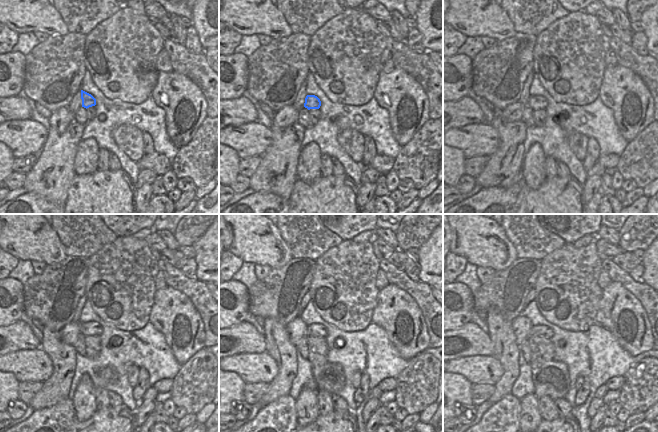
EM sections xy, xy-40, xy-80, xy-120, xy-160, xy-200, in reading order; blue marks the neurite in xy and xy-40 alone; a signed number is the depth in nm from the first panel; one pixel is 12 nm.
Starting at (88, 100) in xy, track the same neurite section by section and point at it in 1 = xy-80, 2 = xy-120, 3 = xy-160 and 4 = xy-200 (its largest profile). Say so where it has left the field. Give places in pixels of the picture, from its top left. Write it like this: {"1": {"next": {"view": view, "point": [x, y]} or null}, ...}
{"1": {"next": {"view": "xy-80", "point": [536, 102]}}, "2": {"next": {"view": "xy-120", "point": [88, 328]}}, "3": {"next": {"view": "xy-160", "point": [316, 329]}}, "4": {"next": {"view": "xy-200", "point": [543, 331]}}}

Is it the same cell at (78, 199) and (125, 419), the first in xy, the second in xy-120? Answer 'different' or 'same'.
same

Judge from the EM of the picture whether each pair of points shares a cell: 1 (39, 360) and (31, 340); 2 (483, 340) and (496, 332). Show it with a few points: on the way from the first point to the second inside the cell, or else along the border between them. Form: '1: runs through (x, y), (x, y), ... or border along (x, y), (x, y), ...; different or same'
1: border along (40, 347), (14, 350), (12, 352); different
2: border along (488, 332), (493, 344), (494, 354); different

